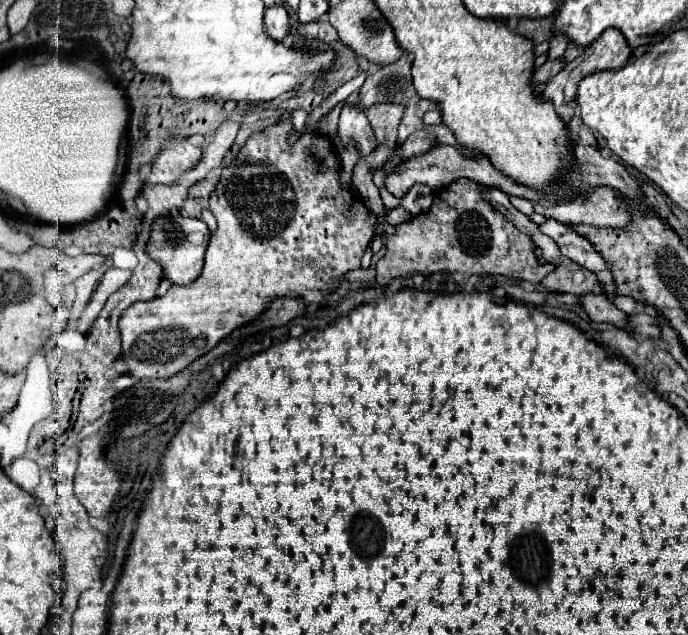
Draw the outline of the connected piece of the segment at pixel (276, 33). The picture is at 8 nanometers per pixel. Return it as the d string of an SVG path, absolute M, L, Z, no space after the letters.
M274 5L274 7L266 9L266 13L264 13L264 27L266 27L268 35L274 41L282 41L288 35L288 29L290 29L286 7L284 5Z

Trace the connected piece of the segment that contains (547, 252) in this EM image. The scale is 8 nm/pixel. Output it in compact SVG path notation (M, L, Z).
M534 231L534 233L530 233L530 237L542 249L542 255L544 255L546 263L552 263L552 265L560 265L562 263L562 253L560 253L558 245L554 243L554 239L544 235L542 231Z

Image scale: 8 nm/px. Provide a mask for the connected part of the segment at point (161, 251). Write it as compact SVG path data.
M166 215L156 219L152 225L148 255L162 265L164 277L168 281L176 285L188 285L200 275L204 267L204 251L208 247L208 241L210 241L210 229L206 227L204 221L182 215Z

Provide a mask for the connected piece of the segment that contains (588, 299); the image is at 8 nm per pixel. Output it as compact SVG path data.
M586 293L580 297L582 309L588 313L588 317L596 323L614 323L616 327L628 329L628 317L620 309L616 309L604 295Z

